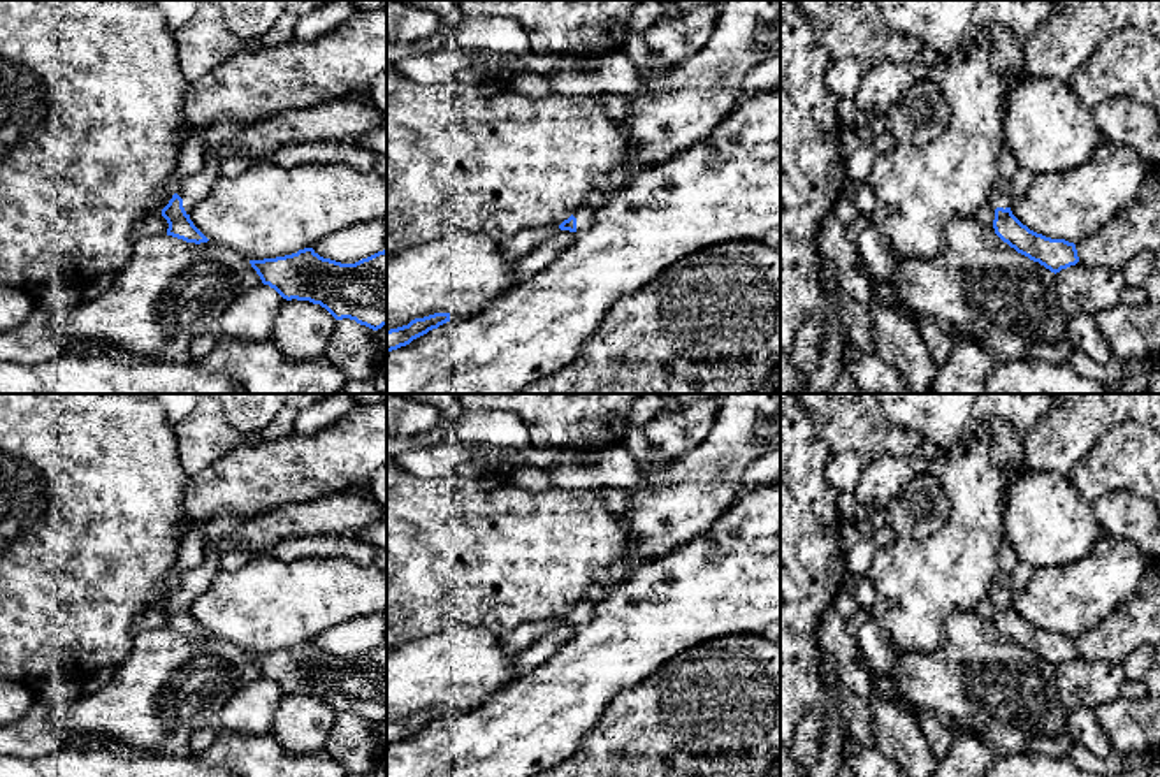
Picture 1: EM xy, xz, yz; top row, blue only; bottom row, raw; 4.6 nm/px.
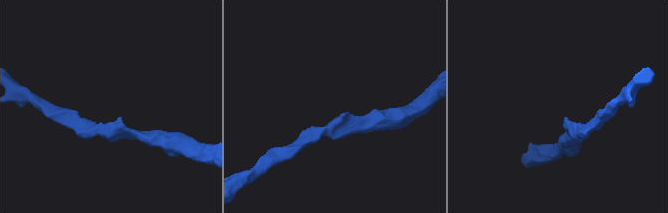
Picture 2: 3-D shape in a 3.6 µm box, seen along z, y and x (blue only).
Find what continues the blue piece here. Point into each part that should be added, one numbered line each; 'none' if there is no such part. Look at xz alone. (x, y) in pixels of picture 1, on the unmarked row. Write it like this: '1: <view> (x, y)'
1: xz (586, 610)

